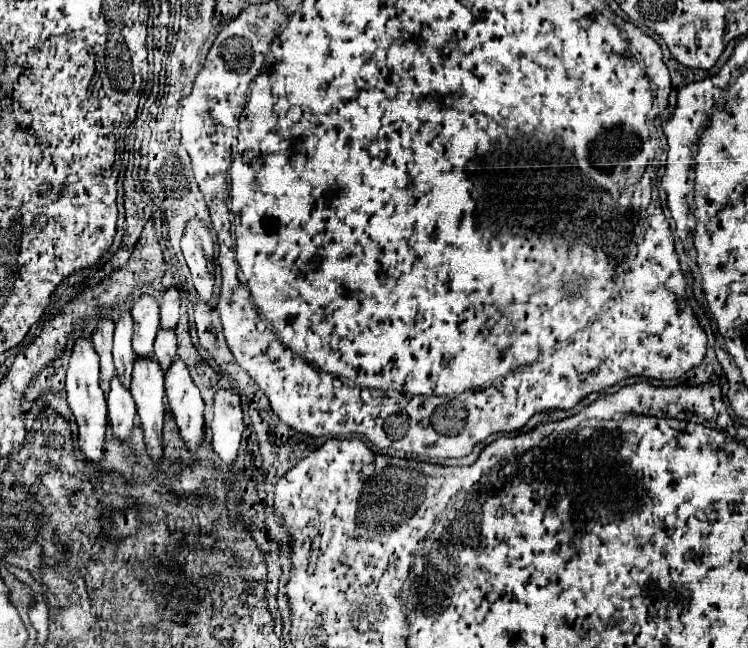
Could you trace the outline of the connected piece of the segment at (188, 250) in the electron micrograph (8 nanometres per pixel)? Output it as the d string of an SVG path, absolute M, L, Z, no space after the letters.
M196 218L188 222L182 236L182 254L200 298L210 302L214 292L214 242L204 222Z

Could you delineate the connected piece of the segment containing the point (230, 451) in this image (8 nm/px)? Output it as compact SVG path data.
M218 390L214 396L214 420L210 424L212 430L212 448L224 460L224 464L232 466L238 456L238 446L244 432L240 396L232 390Z

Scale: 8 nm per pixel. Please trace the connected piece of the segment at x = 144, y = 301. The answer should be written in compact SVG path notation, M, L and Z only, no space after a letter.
M140 296L132 306L134 338L132 348L136 356L152 356L154 340L160 330L160 308L152 296Z

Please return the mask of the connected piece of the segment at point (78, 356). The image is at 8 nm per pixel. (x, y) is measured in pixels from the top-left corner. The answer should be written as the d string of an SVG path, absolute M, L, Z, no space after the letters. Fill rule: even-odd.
M84 338L76 340L72 350L72 360L66 372L66 400L72 414L76 416L80 450L88 458L104 458L104 442L106 442L106 428L108 428L108 408L106 408L104 392L98 386L98 378L100 378L100 364L92 342Z

